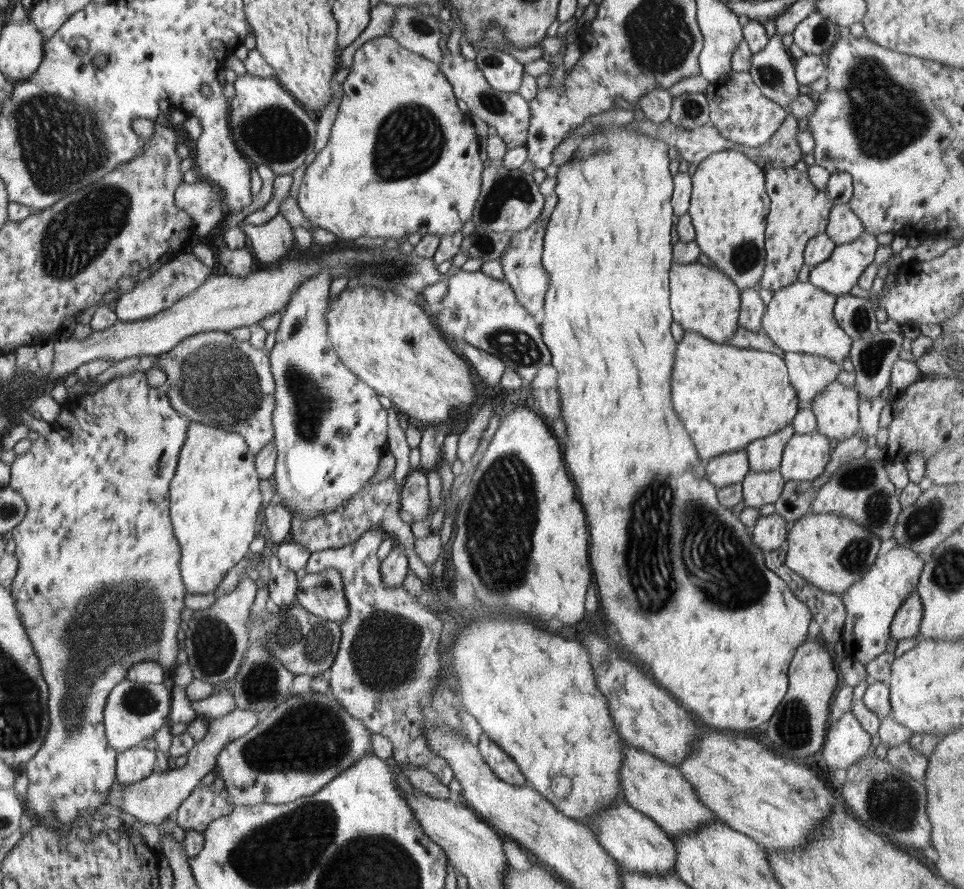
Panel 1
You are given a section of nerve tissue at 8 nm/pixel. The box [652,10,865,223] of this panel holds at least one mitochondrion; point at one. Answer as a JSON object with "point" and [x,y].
{"point":[771,77]}

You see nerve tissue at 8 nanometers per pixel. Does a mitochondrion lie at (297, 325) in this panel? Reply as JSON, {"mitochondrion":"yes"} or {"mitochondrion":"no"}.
{"mitochondrion":"yes"}

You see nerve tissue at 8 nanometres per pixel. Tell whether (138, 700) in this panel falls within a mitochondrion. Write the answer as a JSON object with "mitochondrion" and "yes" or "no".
{"mitochondrion":"yes"}

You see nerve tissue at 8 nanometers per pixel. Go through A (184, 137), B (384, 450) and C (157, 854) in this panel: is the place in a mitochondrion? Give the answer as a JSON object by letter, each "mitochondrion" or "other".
{"A":"other","B":"other","C":"other"}

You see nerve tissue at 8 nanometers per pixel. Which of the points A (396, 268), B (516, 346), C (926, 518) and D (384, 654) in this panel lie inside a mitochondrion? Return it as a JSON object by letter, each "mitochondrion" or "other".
{"A":"mitochondrion","B":"mitochondrion","C":"mitochondrion","D":"mitochondrion"}

